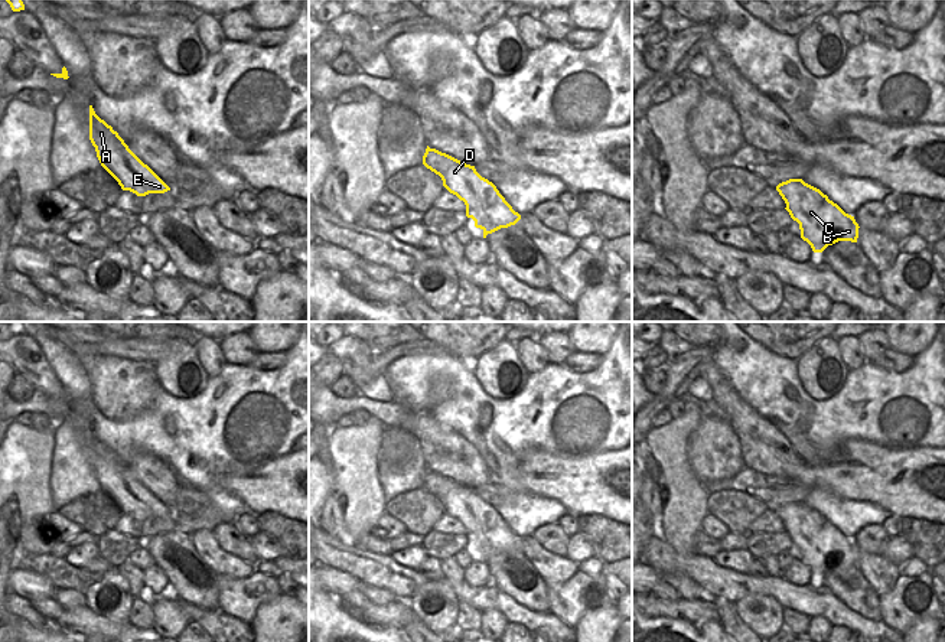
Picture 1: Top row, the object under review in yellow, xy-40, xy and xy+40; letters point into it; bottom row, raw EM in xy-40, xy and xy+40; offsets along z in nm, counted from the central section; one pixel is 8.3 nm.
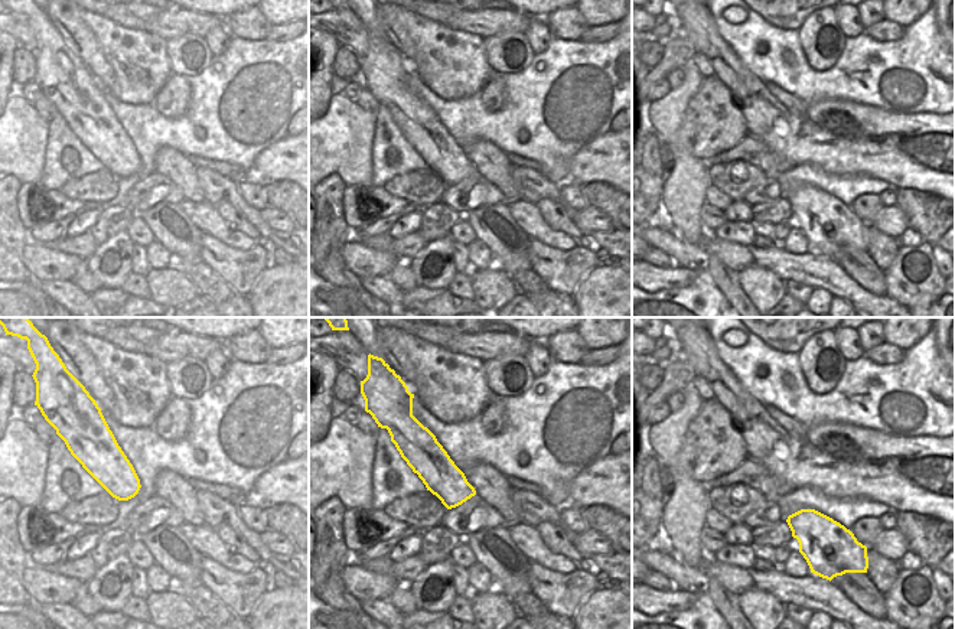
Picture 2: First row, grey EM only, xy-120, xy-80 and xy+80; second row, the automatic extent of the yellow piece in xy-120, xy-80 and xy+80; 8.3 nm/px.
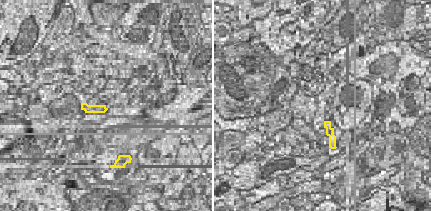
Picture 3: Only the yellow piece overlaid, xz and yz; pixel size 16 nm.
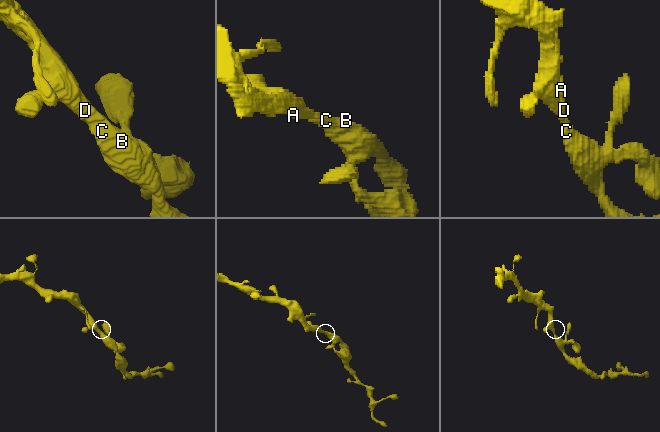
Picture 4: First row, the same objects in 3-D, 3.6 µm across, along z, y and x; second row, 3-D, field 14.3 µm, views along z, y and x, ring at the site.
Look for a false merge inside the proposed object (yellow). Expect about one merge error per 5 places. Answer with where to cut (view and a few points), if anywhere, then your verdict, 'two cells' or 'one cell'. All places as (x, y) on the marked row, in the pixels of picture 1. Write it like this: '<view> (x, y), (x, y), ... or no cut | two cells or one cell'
no cut | one cell

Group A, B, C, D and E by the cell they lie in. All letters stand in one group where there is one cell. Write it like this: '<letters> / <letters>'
A B C D E

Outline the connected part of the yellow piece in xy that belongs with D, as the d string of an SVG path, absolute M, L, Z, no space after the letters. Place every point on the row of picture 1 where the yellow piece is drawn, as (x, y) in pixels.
M427 146L423 164L439 175L443 186L466 205L466 216L483 231L483 238L501 228L515 225L521 215L499 193L496 186L482 177L475 166Z

